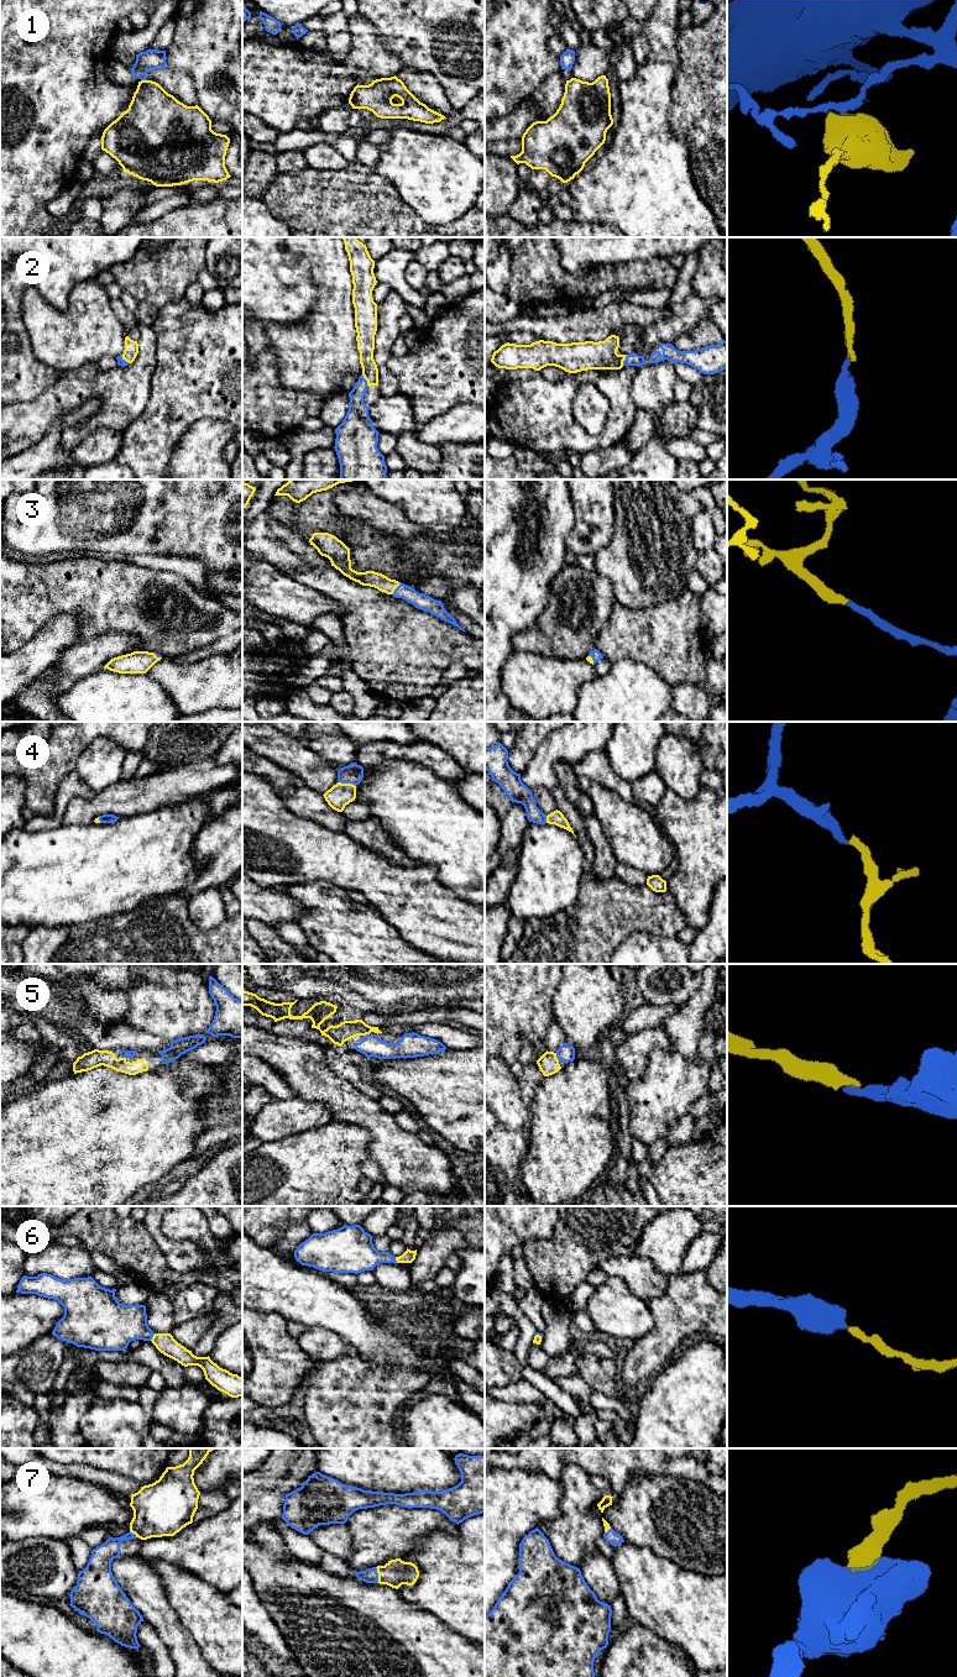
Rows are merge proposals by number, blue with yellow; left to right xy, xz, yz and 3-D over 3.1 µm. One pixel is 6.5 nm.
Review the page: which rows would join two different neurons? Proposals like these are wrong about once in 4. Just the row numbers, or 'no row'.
1

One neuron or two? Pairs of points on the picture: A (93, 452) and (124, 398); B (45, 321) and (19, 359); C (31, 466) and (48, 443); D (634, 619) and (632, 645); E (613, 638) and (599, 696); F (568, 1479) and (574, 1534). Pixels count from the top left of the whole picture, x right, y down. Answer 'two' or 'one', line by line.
A: two
B: two
C: one
D: one
E: two
F: one

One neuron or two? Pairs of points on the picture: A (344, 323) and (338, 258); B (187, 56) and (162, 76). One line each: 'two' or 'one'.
A: one
B: two

